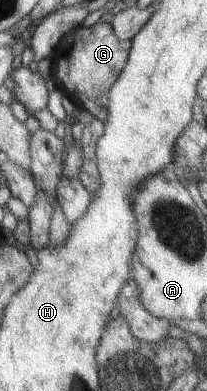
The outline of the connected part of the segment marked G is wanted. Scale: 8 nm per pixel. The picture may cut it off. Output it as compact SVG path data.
M97 22L89 28L80 25L71 30L55 50L52 72L79 109L84 108L93 117L105 121L108 91L127 66L132 47L133 41L120 40L110 23Z

